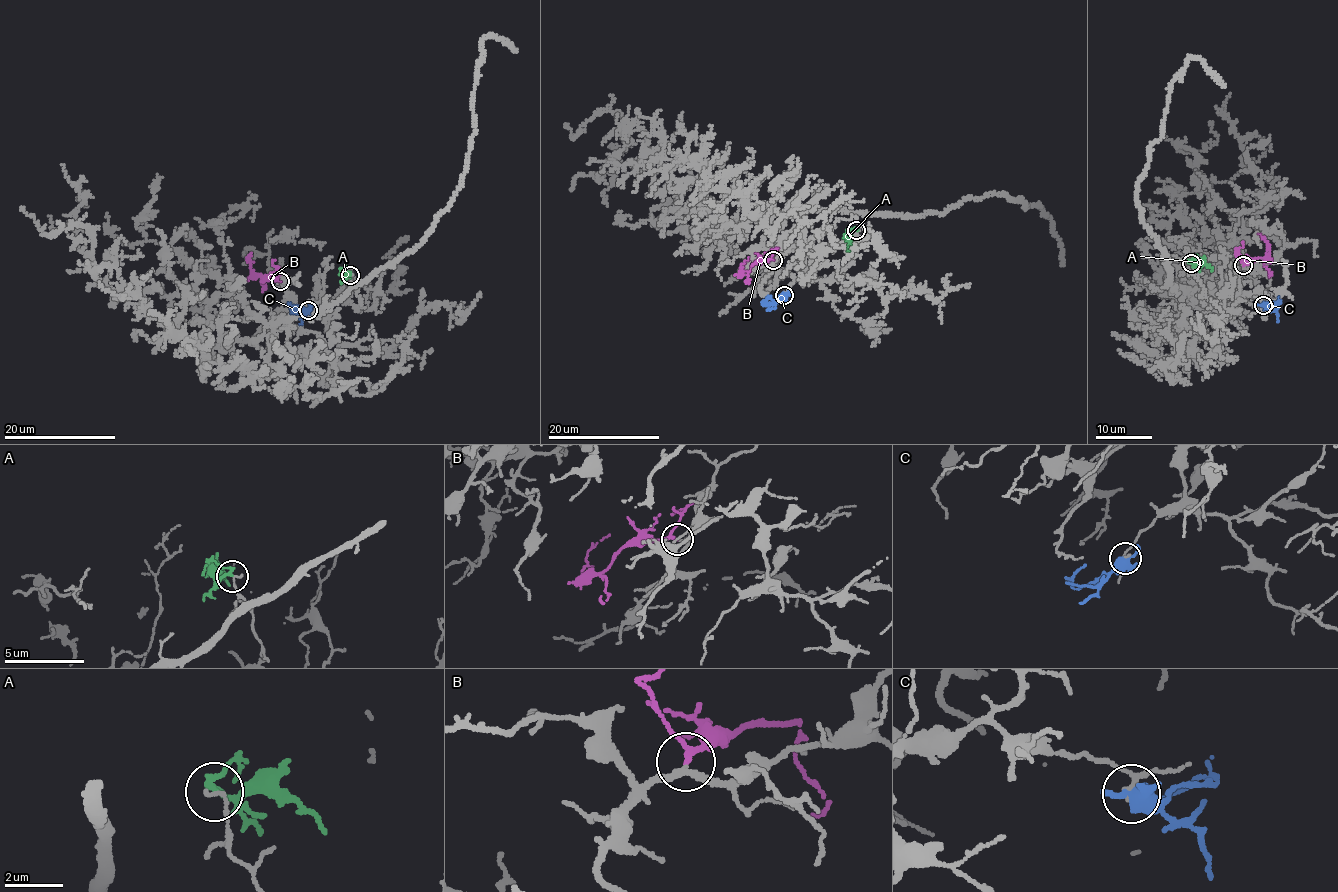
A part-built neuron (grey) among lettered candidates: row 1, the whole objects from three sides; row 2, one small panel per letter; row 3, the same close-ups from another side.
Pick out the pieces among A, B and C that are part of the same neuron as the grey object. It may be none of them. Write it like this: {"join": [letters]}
{"join": ["B"]}

